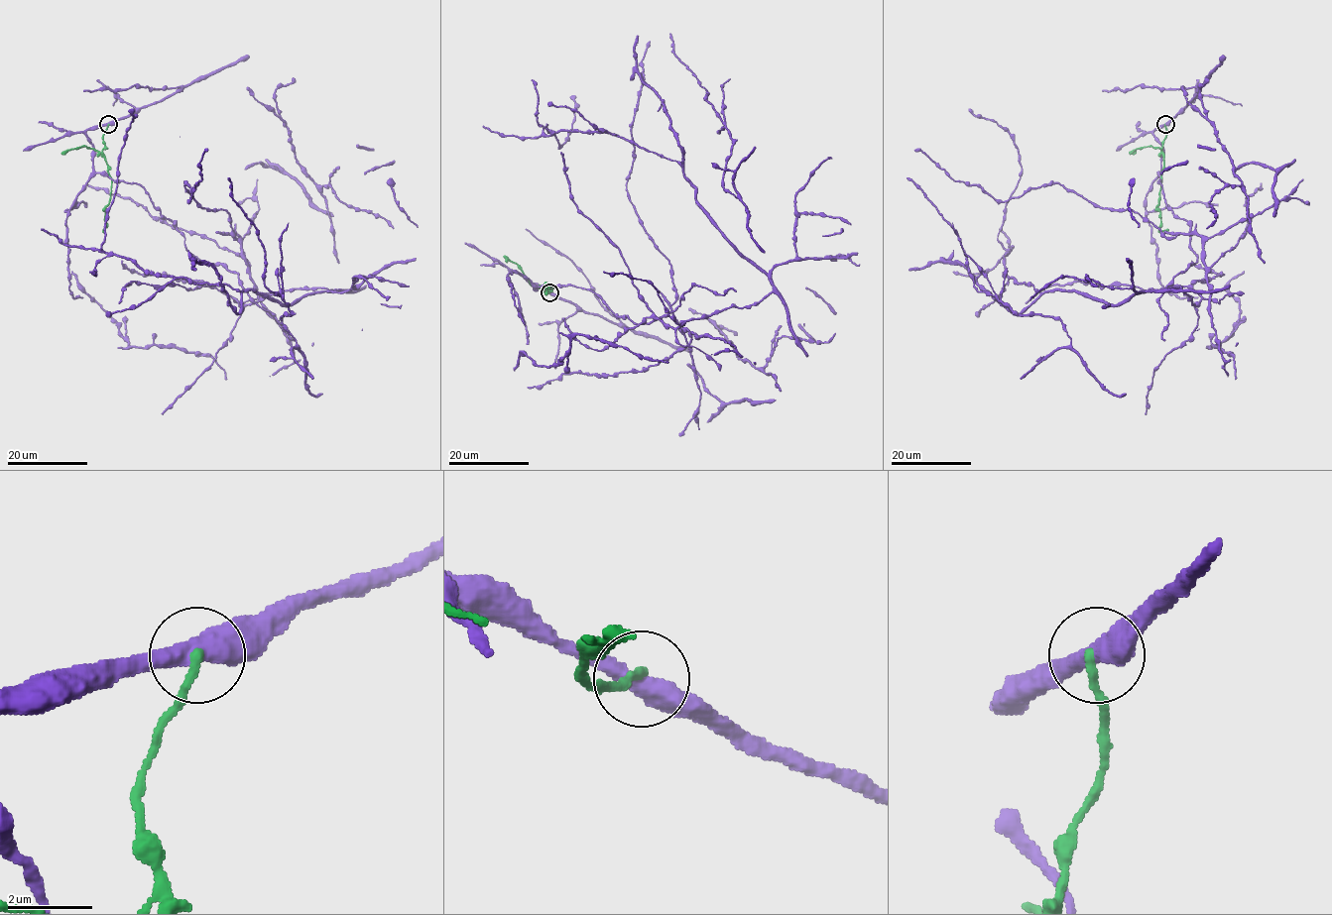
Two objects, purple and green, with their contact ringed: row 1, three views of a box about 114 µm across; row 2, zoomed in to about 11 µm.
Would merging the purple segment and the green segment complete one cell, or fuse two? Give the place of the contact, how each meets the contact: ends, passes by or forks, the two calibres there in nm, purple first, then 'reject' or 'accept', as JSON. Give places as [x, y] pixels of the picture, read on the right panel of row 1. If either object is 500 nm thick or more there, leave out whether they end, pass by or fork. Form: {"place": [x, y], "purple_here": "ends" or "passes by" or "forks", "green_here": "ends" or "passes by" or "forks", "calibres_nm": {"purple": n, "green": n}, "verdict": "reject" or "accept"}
{"place": [1165, 124], "purple_here": "passes by", "green_here": "ends", "calibres_nm": {"purple": 460, "green": 220}, "verdict": "reject"}

